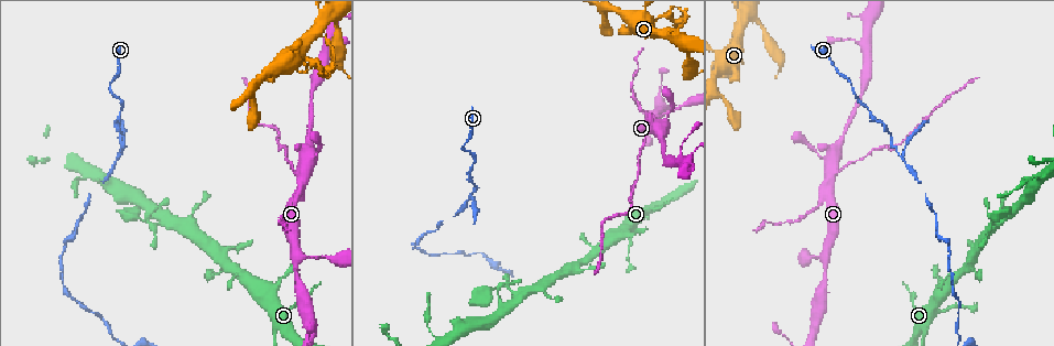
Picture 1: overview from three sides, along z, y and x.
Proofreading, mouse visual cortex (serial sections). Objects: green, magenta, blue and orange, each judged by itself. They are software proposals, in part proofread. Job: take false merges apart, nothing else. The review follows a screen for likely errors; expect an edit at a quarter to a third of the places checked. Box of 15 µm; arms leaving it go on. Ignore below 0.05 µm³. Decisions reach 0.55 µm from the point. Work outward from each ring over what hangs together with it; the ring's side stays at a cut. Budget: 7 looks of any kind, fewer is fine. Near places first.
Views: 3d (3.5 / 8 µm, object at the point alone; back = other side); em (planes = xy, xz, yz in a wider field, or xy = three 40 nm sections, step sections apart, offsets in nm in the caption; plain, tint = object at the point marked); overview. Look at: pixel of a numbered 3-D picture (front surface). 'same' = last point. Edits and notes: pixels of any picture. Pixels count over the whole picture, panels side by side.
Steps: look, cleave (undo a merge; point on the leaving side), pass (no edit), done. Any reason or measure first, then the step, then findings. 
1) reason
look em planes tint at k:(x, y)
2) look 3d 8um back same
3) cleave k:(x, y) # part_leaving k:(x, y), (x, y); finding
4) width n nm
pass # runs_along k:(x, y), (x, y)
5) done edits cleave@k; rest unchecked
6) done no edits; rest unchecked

sudden change in width
look 3d 3.5um at 1:(295, 170)

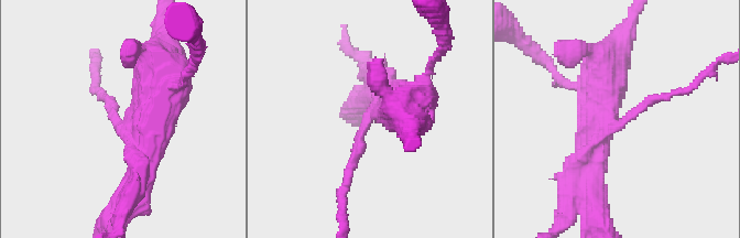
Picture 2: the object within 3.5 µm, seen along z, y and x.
shape alone is not enough
look em xy step 3 plain at 2:(616, 125)

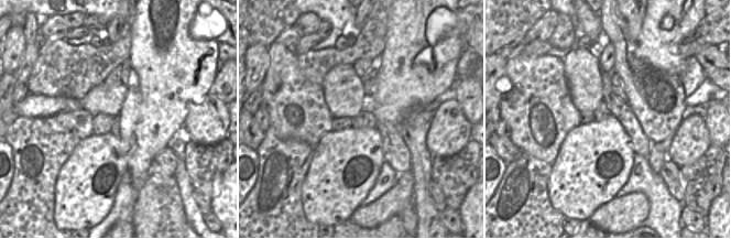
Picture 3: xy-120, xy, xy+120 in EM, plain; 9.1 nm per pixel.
look em xy step 3 tint same

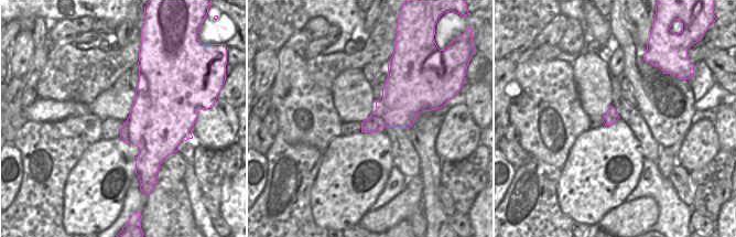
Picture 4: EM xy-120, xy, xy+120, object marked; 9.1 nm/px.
cleave 2:(651, 100) # part_leaving 2:(623, 122), (708, 72); two cells meet here

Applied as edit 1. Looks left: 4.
branch point
look 3d 8um back at 1:(823, 254)

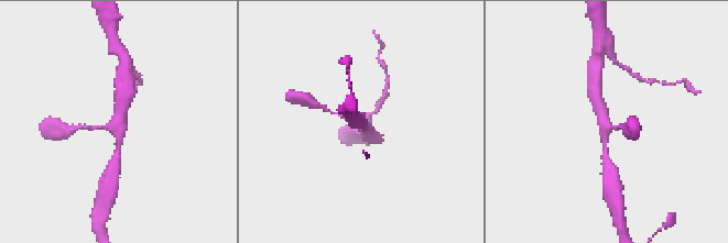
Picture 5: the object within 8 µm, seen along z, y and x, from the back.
arms 3; arm_widths 100, 150, 400 nm
look em planes tint at 5:(606, 123)

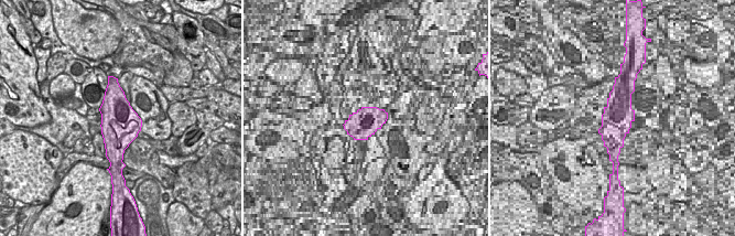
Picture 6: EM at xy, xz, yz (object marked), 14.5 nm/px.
pass # runs_along 5:(595, 96), (604, 116), (606, 157); one cell here

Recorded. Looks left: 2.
sharp bend
look 3d 3.5um at 1:(851, 89)

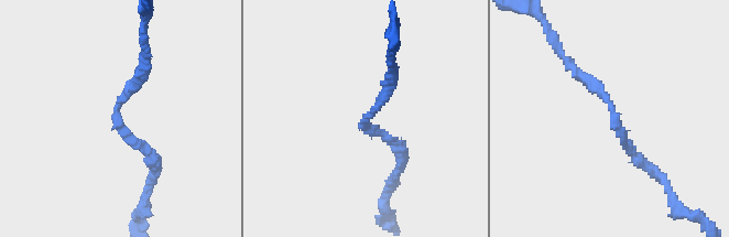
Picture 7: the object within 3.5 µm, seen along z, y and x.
look em planes tint at 7:(614, 119)

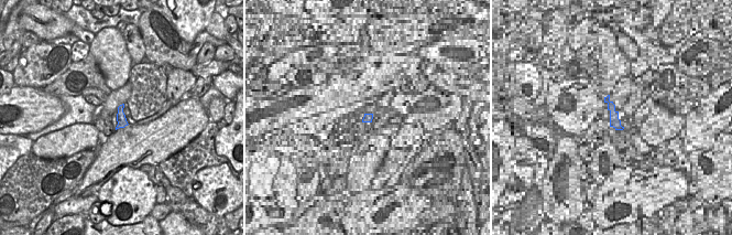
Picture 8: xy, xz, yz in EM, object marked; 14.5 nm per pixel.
pass # runs_along 7:(573, 66), (607, 97), (623, 141), (649, 168); continuous, no second cell

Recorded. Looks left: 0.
done edits cleave@2; rest unchecked

